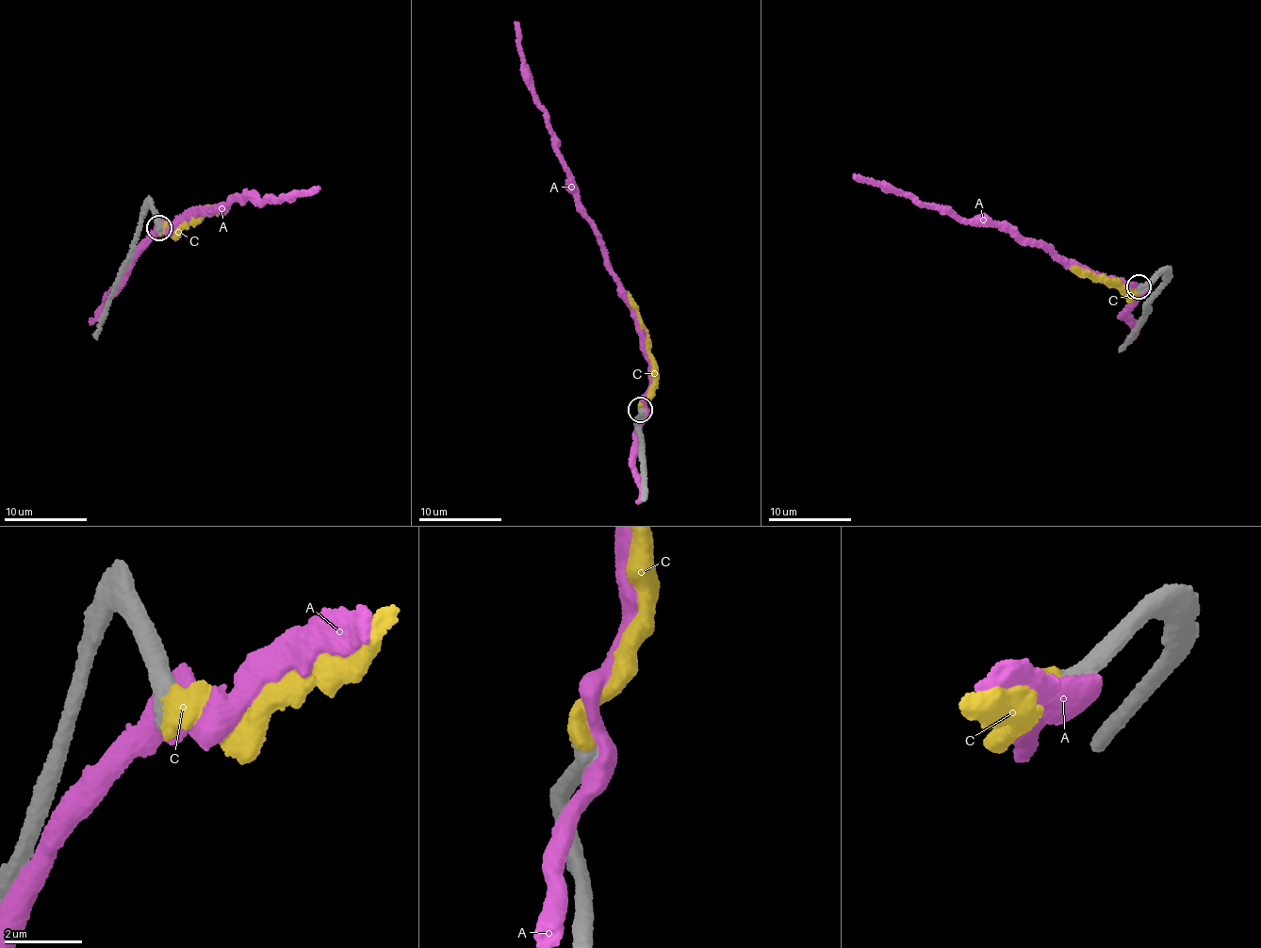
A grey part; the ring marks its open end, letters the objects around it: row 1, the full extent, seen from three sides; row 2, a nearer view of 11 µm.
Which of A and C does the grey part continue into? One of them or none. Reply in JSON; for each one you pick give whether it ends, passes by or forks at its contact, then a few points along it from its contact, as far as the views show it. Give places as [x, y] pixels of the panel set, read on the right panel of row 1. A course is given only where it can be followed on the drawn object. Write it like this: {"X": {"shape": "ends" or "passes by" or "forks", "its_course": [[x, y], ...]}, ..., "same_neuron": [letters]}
{"C": {"shape": "ends", "its_course": [[1140, 286], [1134, 294], [1105, 279], [1095, 282], [1070, 269]]}, "same_neuron": ["C"]}

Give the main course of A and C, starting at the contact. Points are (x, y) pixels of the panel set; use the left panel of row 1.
A: (161, 226), (166, 231), (235, 200), (282, 201), (318, 186)
C: (158, 226), (176, 228), (213, 209), (218, 214), (227, 209)

